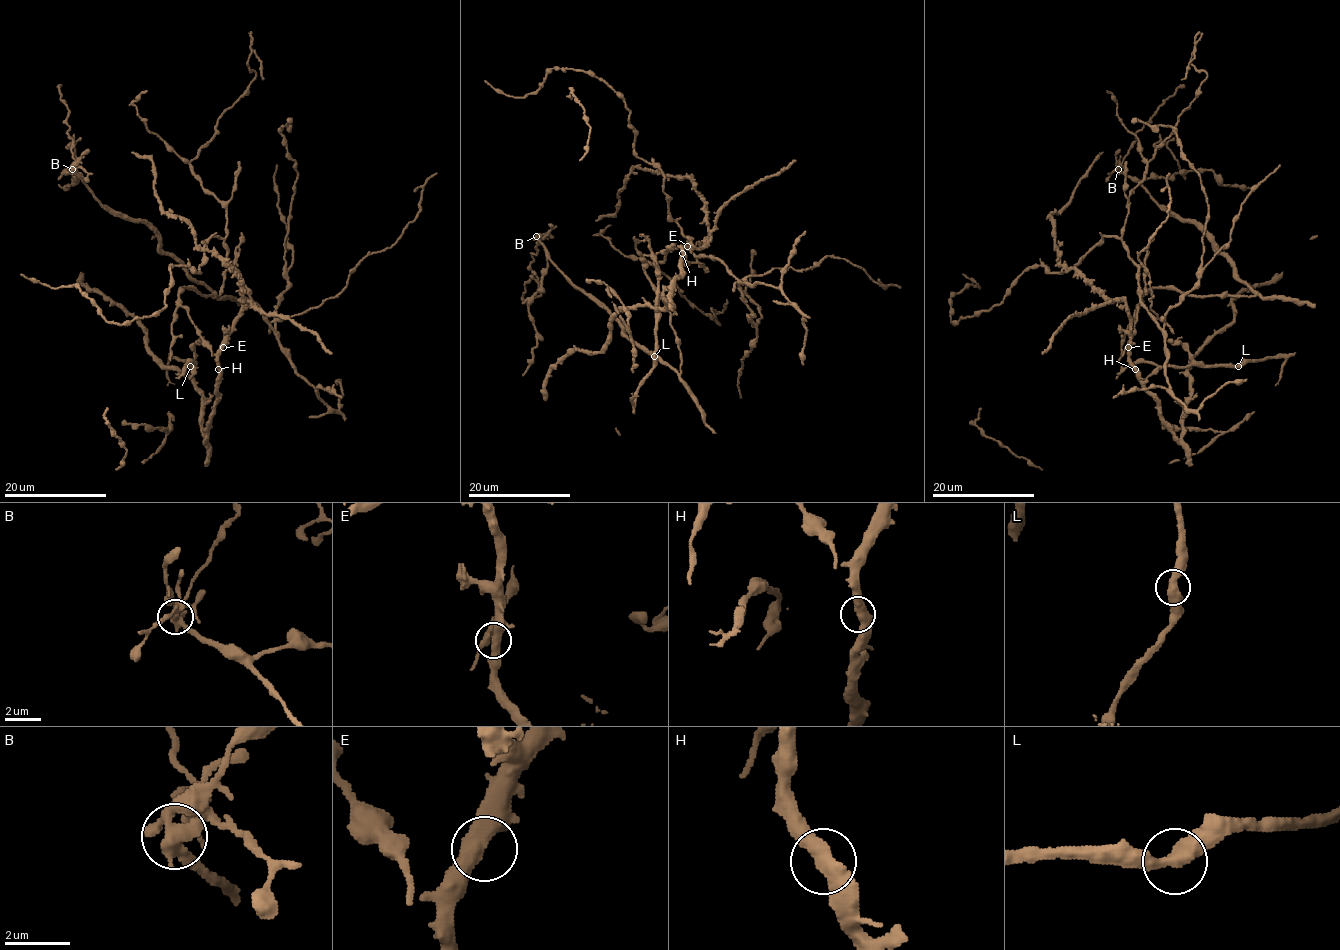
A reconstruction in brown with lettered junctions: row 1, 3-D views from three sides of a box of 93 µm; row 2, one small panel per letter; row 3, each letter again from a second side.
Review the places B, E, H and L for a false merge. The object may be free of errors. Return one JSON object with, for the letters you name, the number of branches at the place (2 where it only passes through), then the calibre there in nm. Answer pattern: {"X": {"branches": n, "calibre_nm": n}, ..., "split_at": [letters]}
{"B": {"branches": 2, "calibre_nm": 480}, "split_at": ["B"]}

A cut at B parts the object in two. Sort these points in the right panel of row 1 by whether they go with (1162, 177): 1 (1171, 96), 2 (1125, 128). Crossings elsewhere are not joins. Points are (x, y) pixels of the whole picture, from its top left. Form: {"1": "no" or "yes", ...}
{"1": "no", "2": "yes"}

